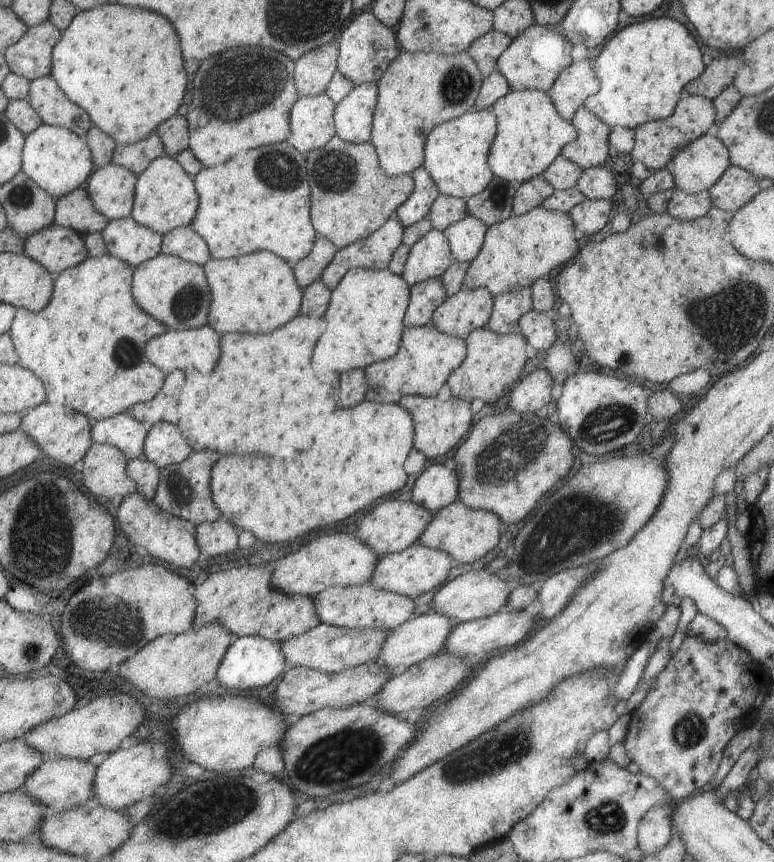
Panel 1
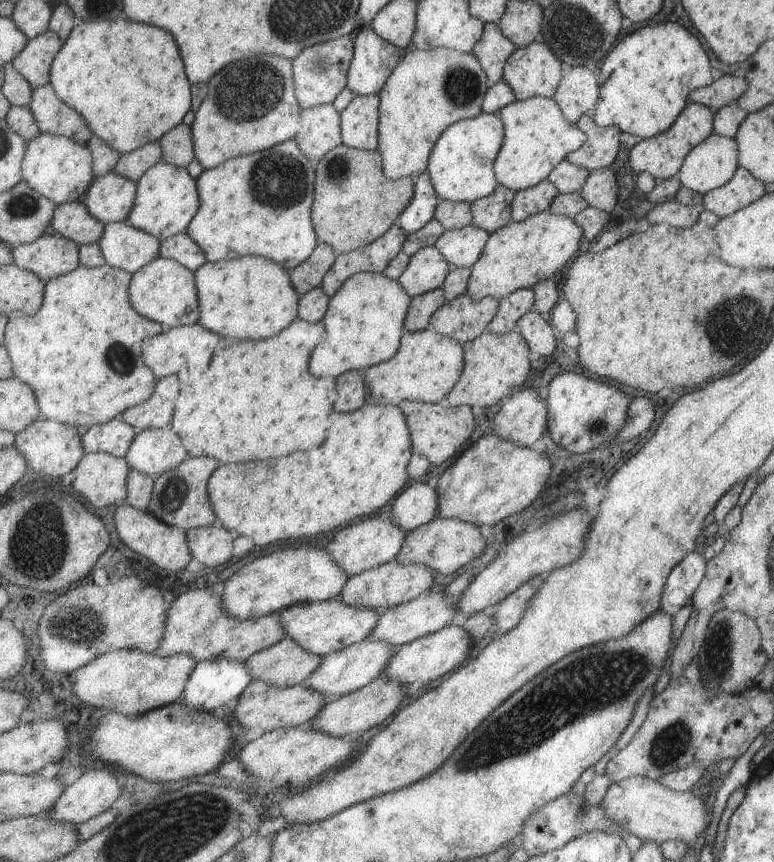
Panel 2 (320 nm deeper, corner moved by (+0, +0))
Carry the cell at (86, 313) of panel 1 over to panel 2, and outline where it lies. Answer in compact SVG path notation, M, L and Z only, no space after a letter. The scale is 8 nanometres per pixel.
M107 263L100 267L77 265L75 270L44 282L42 303L35 314L7 314L2 345L12 364L12 376L33 391L40 419L75 427L103 425L151 396L156 378L142 361L140 348L145 337L159 334L164 326L143 318L129 304L131 275Z

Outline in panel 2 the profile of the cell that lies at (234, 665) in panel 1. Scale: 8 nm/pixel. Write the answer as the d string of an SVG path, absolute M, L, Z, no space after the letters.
M225 658L203 660L197 662L193 670L191 670L191 674L189 674L187 682L183 686L179 703L183 704L183 706L189 706L193 710L210 712L214 708L224 705L229 700L238 698L245 686L252 680L244 662Z

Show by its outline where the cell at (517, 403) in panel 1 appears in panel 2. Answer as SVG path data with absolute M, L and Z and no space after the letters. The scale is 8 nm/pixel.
M519 389L502 401L489 429L503 440L531 446L547 427L547 404L535 389Z

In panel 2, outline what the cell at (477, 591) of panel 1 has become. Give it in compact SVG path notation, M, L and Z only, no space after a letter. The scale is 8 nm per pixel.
M425 590L418 598L405 602L404 604L397 604L392 608L385 610L379 615L377 624L373 626L373 630L368 637L374 640L385 640L387 644L391 644L395 649L405 645L416 638L422 638L427 634L432 634L445 626L456 622L457 608L455 604L449 604L445 600L445 592L431 592Z

